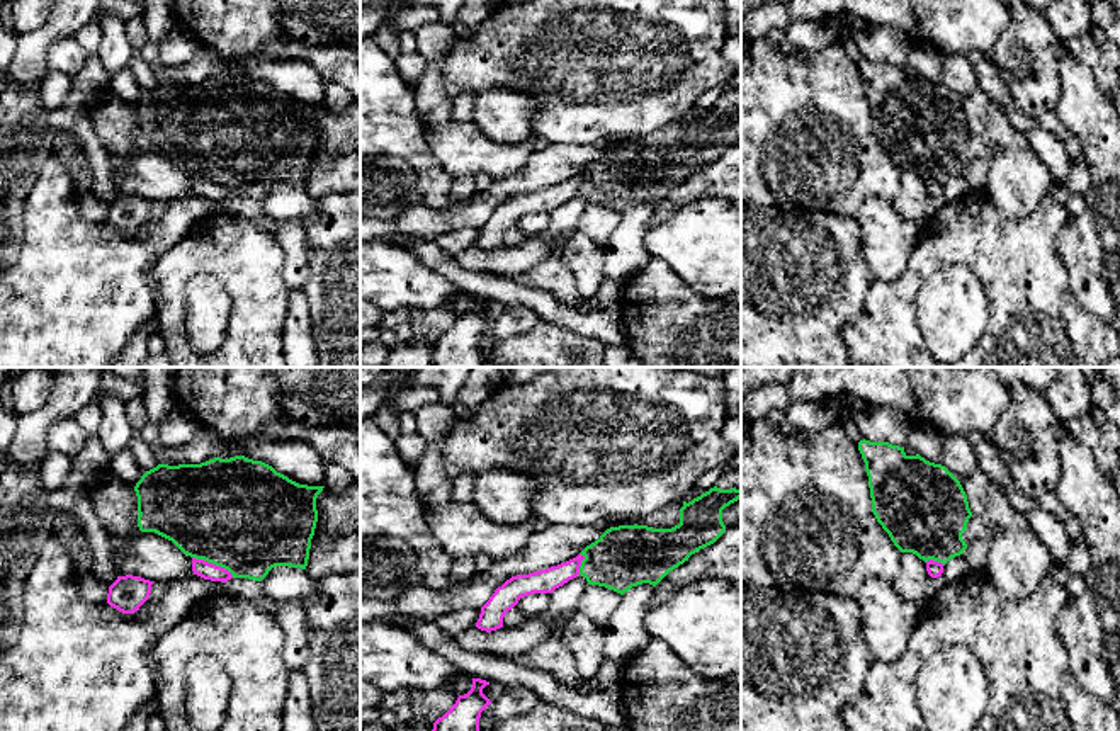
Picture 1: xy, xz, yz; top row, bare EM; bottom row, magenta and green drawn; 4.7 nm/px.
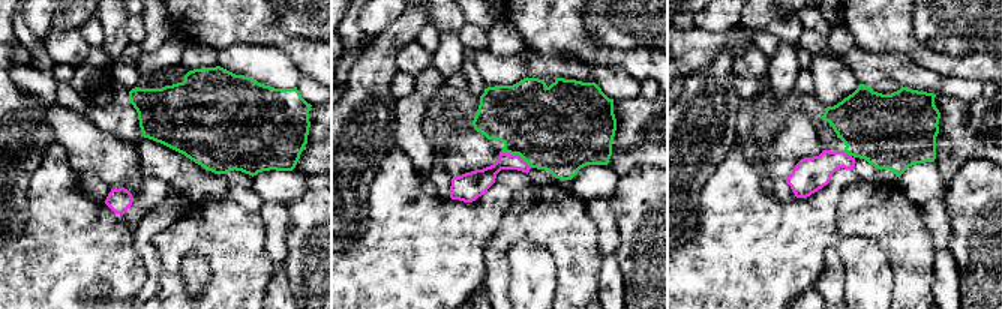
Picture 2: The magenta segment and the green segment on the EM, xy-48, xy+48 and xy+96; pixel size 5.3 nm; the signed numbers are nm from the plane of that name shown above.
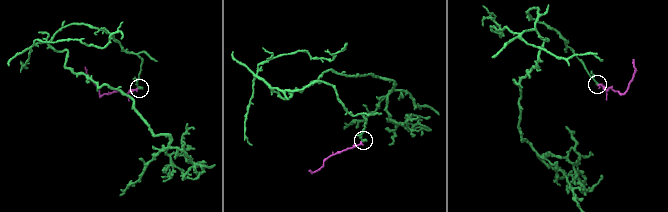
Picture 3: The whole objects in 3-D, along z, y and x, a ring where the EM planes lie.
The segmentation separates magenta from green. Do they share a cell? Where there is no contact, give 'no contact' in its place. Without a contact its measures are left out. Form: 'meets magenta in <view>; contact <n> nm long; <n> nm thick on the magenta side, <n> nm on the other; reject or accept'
meets magenta in xy; contact 220 nm long; 80 nm thick on the magenta side, 500 nm on the other; reject

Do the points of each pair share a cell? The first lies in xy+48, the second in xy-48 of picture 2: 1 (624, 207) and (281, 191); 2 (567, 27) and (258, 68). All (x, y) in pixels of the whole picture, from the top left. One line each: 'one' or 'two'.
1: two
2: two

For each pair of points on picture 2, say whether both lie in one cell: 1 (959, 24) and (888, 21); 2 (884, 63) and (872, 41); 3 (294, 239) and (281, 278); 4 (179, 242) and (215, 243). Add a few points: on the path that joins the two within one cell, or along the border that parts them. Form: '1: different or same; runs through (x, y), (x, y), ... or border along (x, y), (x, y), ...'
1: different; border along (912, 15), (914, 35), (923, 44), (936, 50)
2: different; border along (866, 50), (906, 54), (914, 62)
3: different; border along (282, 264), (293, 293)
4: same; runs through (188, 242), (206, 242)

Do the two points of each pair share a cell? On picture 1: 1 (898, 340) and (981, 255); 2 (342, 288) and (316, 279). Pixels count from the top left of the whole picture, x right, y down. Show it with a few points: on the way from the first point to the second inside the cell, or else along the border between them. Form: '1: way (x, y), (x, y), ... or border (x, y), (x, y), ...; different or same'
1: way (898, 308), (906, 286), (937, 255), (949, 255); same
2: way (335, 288), (323, 286); same

